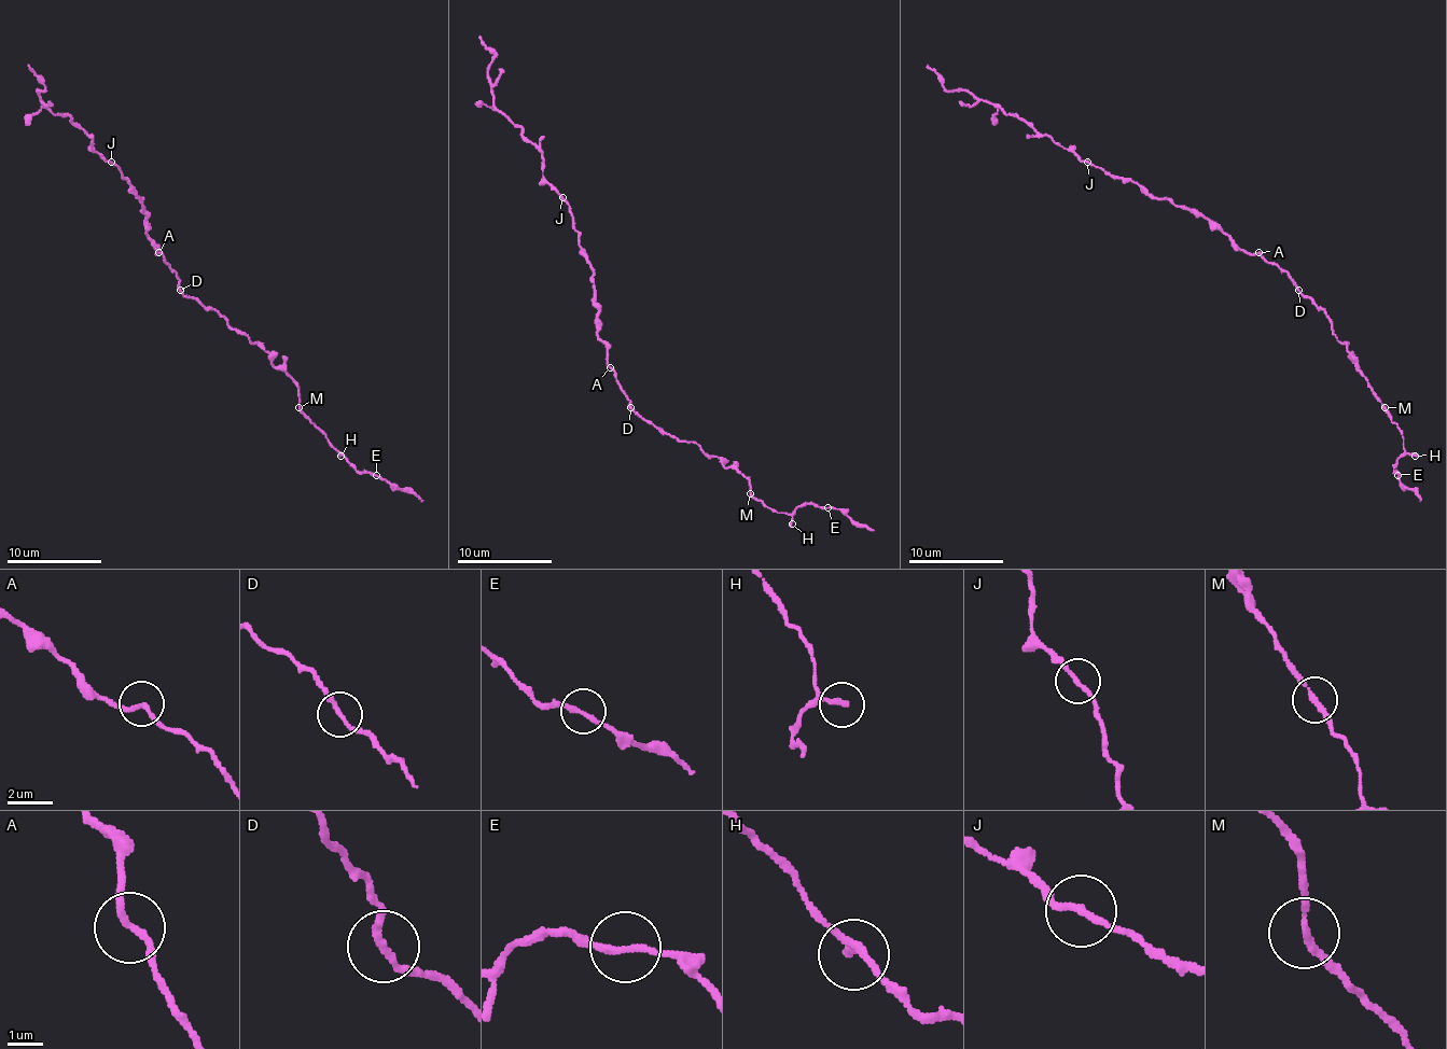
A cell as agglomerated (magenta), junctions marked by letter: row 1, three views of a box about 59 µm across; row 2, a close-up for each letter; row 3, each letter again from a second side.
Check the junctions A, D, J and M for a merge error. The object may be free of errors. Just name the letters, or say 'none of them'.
none of them

